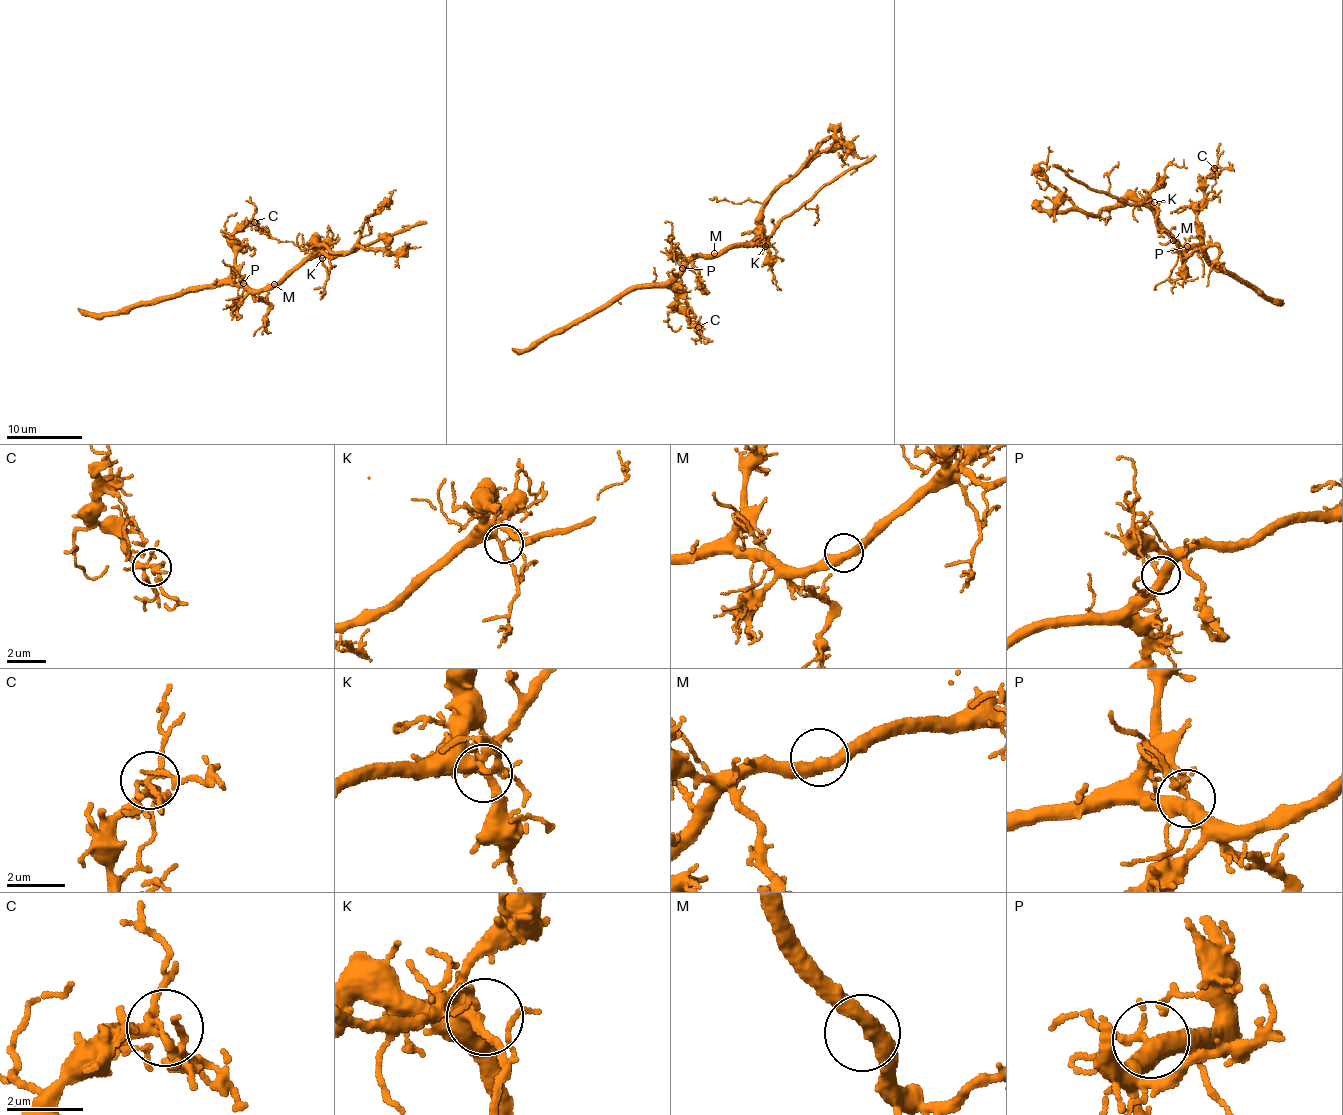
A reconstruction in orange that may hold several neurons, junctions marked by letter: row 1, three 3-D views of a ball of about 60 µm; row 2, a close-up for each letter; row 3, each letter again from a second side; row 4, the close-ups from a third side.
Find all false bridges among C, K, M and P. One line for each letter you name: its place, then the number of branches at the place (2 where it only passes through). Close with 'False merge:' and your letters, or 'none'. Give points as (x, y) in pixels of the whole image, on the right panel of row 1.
False merge: none

